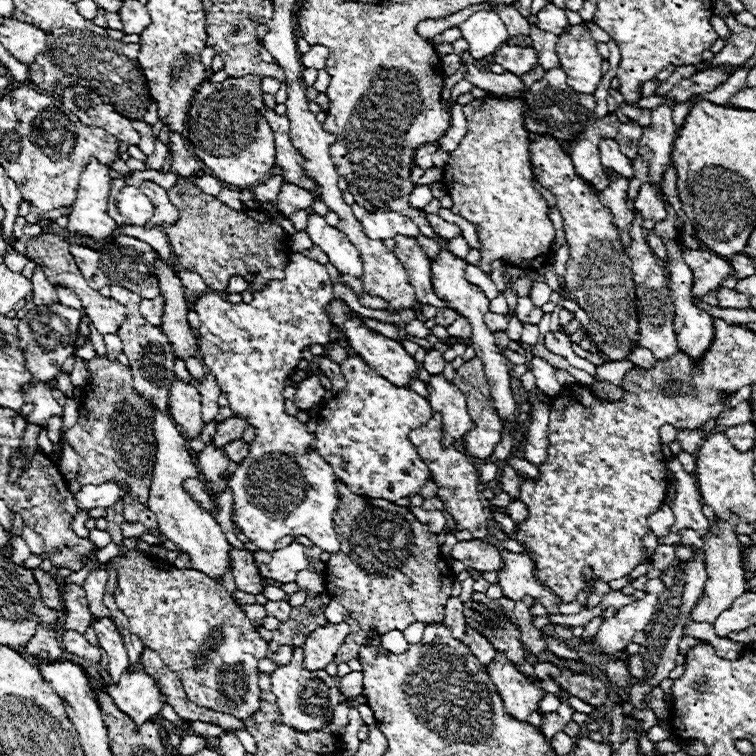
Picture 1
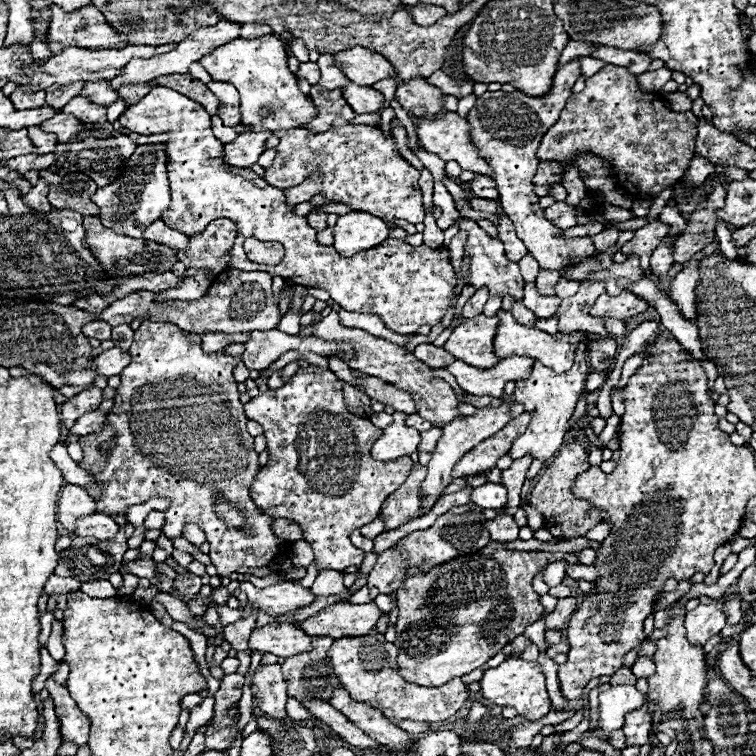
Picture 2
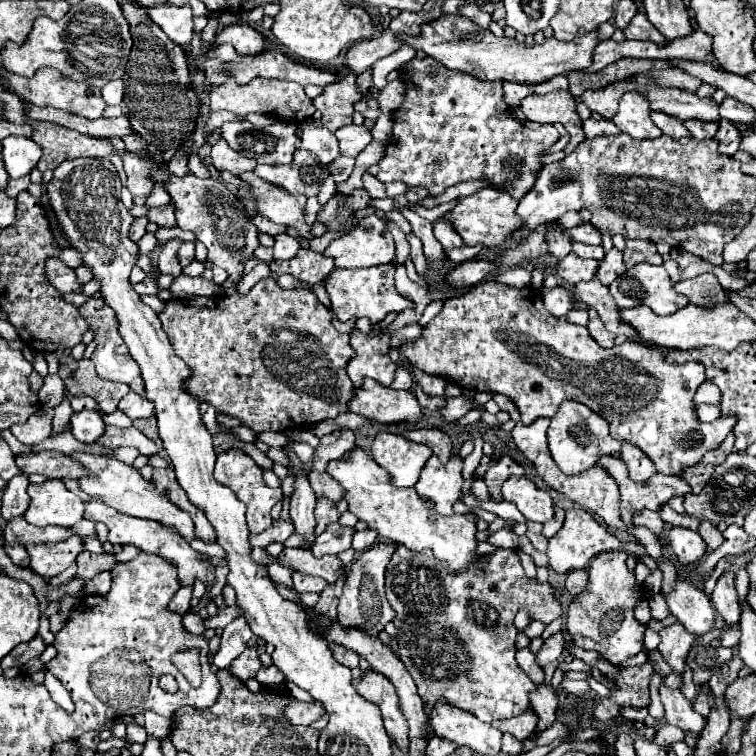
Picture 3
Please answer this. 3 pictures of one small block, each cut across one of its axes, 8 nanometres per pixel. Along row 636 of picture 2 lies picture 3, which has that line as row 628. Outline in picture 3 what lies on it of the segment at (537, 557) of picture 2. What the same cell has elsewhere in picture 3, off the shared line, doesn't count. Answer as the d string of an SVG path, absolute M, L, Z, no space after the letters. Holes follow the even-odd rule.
M396 550L388 564L388 580L386 580L386 598L390 606L396 610L394 626L398 632L398 654L406 664L406 670L412 674L418 694L424 700L424 708L428 714L426 720L426 740L434 734L430 730L430 710L438 700L446 700L450 706L472 712L482 722L504 720L510 716L518 716L524 710L530 710L528 694L536 688L536 684L524 674L524 670L516 664L514 654L514 638L516 628L512 624L518 608L528 608L532 620L540 620L542 624L550 624L562 614L560 602L554 596L550 584L542 584L536 578L526 578L516 550L502 550L482 556L478 564L472 564L468 570L452 574L444 562L438 562L428 550L414 554L410 550Z

